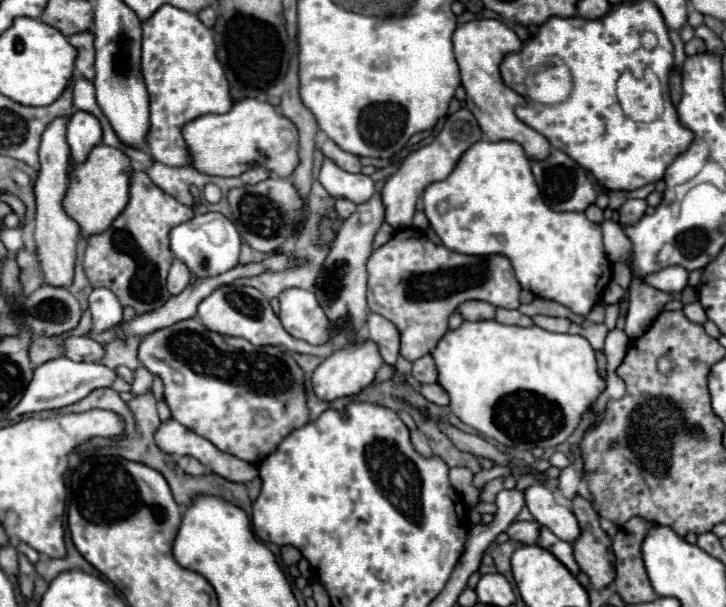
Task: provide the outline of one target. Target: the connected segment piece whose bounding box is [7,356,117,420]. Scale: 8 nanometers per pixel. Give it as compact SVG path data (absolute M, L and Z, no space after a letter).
M61 356L57 360L49 360L49 362L45 362L45 364L35 368L33 380L31 380L25 396L9 412L7 418L15 420L17 416L23 416L23 414L33 414L33 412L41 412L41 410L57 410L57 408L75 404L75 402L83 400L95 388L111 386L115 376L117 374L111 368L107 368L103 364L97 364L97 362L73 362L67 356Z

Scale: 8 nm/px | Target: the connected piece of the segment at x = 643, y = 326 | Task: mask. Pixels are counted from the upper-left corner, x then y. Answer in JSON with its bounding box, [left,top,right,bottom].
[625,278,681,340]

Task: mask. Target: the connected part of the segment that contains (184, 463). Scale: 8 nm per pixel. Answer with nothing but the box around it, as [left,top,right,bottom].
[175,456,205,476]

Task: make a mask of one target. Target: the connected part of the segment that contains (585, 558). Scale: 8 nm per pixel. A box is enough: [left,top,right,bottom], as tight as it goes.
[573,496,615,590]

